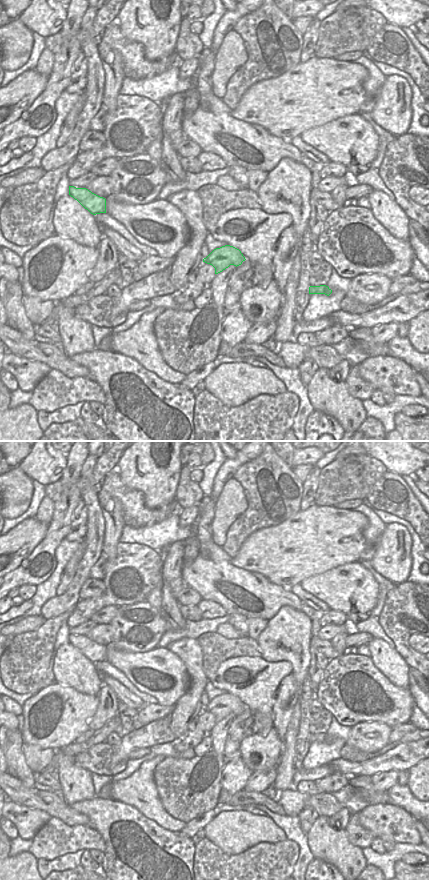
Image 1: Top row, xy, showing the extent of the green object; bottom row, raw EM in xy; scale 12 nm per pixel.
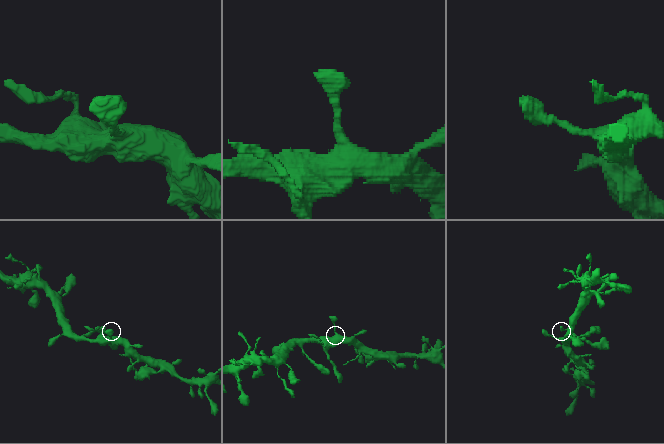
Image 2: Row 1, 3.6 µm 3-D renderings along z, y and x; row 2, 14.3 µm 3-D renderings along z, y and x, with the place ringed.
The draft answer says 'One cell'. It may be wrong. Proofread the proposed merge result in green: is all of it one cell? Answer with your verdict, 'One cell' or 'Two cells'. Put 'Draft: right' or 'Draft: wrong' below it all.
One cell
Draft: right

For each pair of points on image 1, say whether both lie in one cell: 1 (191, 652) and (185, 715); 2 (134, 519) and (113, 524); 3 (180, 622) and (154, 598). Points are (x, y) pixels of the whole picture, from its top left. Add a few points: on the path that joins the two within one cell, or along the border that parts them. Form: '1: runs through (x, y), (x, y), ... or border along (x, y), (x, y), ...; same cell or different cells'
1: runs through (195, 668), (197, 685), (191, 699); same cell
2: border along (117, 499), (121, 505), (122, 519), (125, 524); different cells
3: runs through (174, 616), (160, 602); same cell

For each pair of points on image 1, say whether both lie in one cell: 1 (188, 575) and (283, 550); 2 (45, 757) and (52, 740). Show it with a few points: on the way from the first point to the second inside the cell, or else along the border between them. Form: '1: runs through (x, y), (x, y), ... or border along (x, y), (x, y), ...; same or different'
1: border along (230, 559), (233, 565), (253, 572); different
2: border along (26, 743), (54, 750); different

